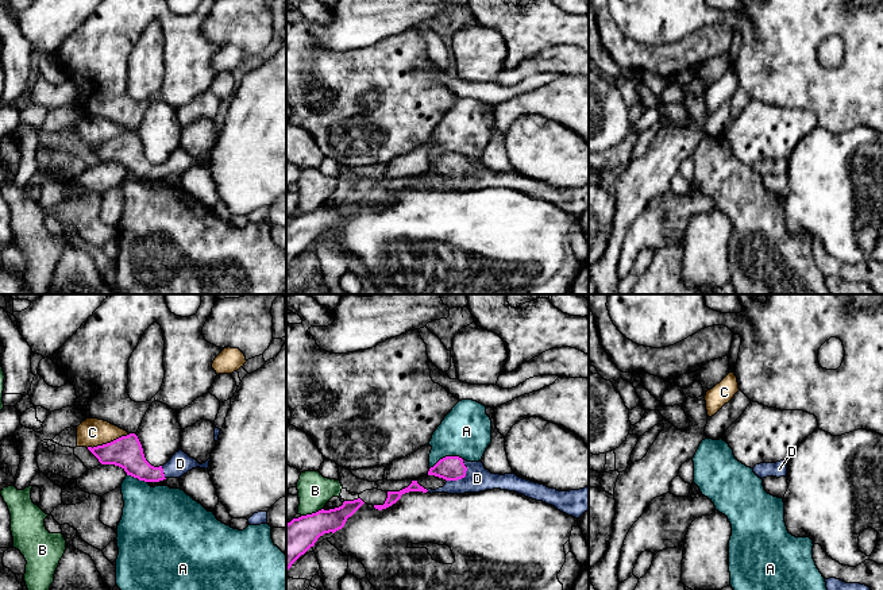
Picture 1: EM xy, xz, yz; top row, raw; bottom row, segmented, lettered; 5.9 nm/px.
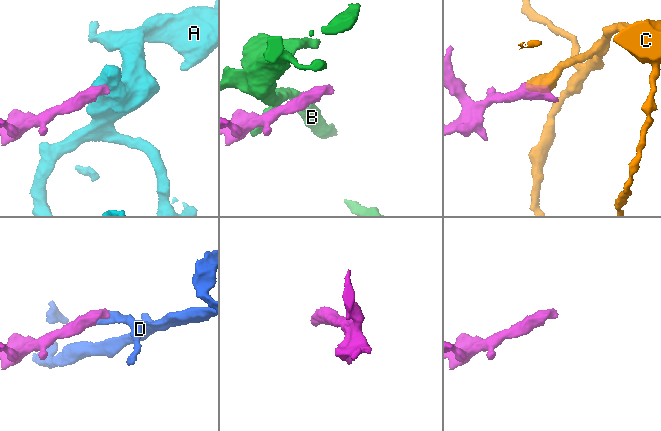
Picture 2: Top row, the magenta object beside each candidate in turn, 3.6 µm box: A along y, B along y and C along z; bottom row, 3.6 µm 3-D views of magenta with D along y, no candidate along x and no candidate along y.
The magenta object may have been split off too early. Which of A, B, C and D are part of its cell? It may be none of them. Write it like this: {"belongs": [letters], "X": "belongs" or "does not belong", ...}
{"belongs": ["D"], "A": "does not belong", "B": "does not belong", "C": "does not belong", "D": "belongs"}

